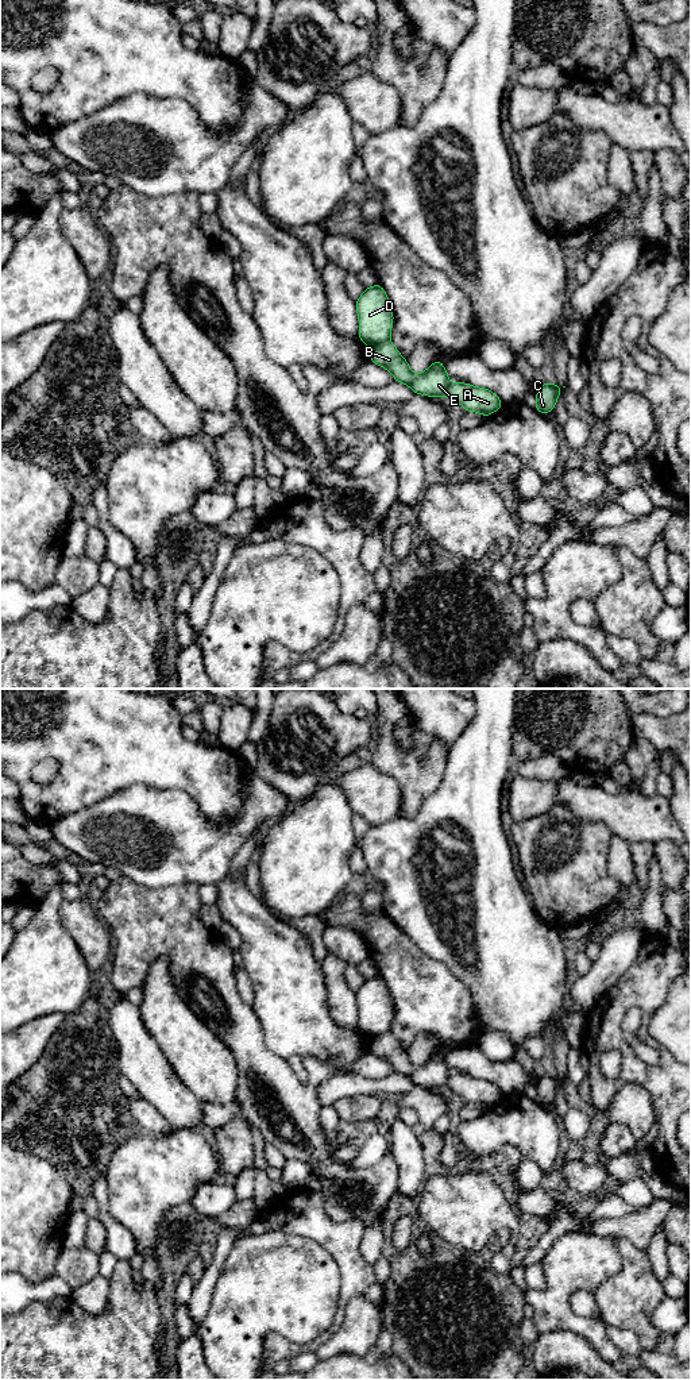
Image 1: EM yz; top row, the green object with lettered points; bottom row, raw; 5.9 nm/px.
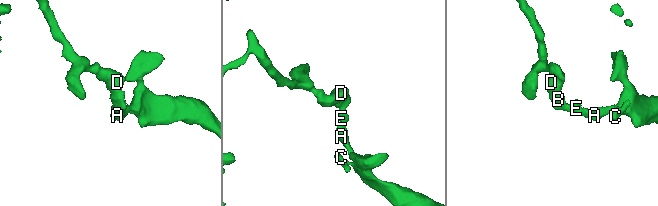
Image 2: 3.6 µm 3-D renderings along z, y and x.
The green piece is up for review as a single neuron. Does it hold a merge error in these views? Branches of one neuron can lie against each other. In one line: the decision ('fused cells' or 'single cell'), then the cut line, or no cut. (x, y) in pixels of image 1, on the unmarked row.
fused cells | yz (388, 1030), (370, 1037)

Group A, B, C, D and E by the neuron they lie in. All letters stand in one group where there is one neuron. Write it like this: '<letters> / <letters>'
A B C E / D

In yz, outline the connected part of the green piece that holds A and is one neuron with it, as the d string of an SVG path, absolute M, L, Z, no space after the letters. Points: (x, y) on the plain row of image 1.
M390 1032L370 1037L370 1052L389 1061L394 1072L408 1076L416 1086L429 1088L451 1088L466 1103L478 1103L487 1109L502 1098L499 1088L486 1079L466 1073L449 1073L444 1055L437 1051L422 1064L414 1065L408 1052Z

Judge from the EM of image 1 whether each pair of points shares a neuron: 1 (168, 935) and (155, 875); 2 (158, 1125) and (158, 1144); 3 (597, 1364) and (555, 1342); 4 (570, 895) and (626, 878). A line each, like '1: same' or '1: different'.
1: different
2: different
3: same
4: different

